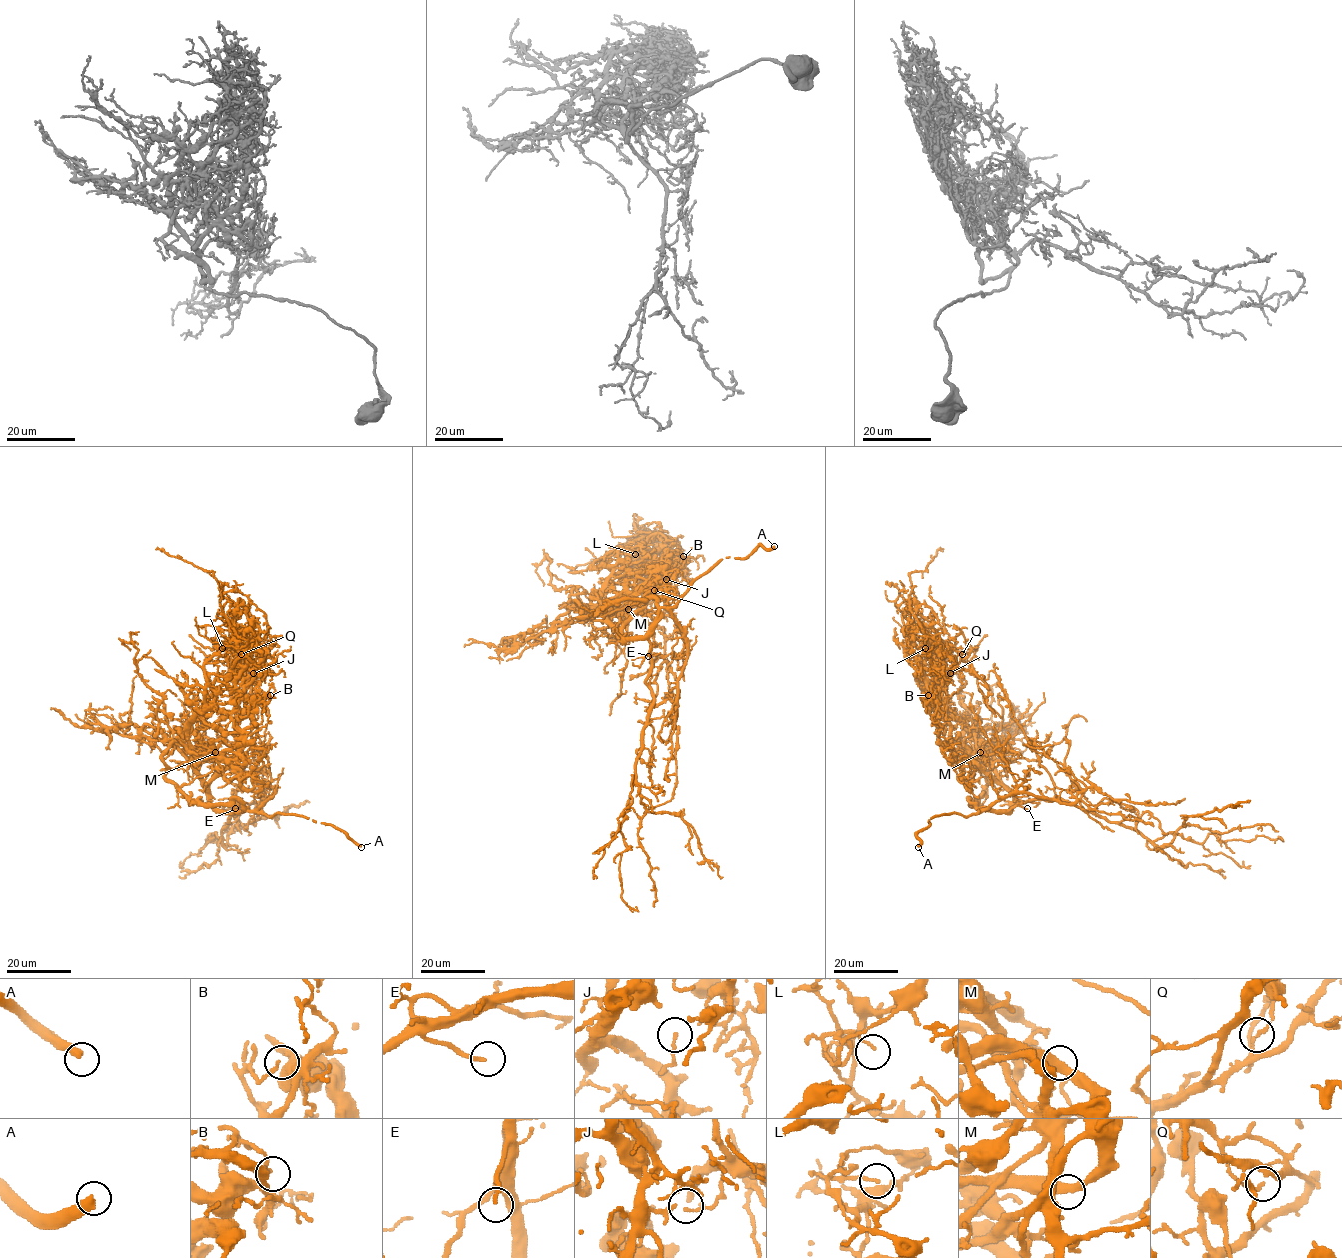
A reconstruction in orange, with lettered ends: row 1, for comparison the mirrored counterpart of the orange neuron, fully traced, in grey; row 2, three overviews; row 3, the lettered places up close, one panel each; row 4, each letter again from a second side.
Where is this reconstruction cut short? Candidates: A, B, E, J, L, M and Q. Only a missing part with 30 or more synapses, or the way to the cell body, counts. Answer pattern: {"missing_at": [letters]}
{"missing_at": ["A"]}

